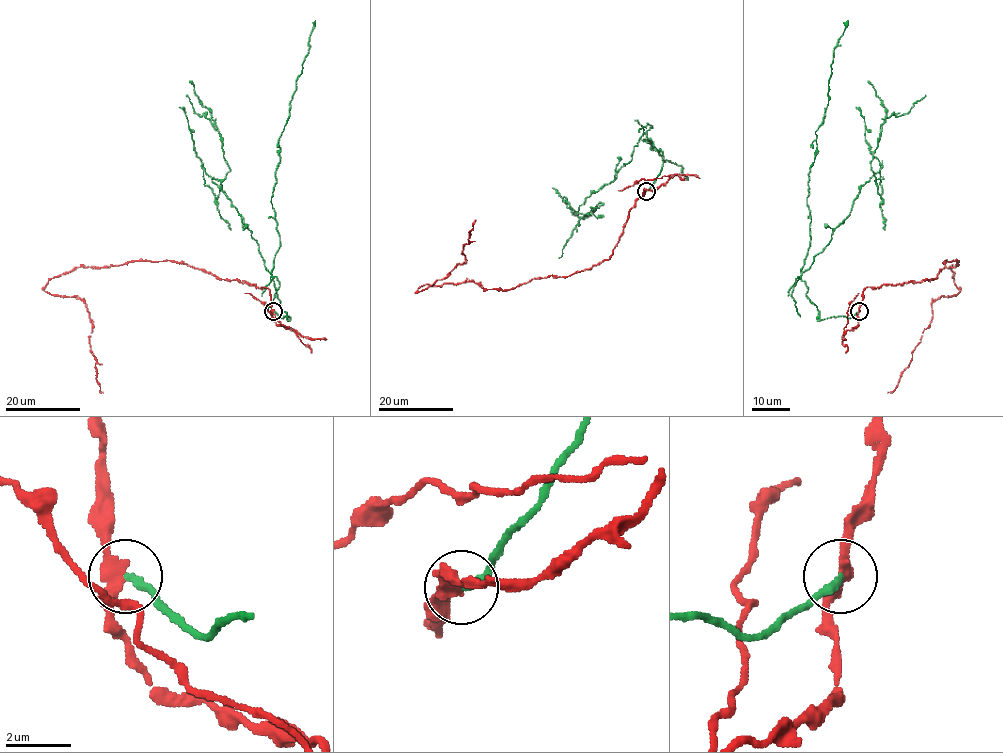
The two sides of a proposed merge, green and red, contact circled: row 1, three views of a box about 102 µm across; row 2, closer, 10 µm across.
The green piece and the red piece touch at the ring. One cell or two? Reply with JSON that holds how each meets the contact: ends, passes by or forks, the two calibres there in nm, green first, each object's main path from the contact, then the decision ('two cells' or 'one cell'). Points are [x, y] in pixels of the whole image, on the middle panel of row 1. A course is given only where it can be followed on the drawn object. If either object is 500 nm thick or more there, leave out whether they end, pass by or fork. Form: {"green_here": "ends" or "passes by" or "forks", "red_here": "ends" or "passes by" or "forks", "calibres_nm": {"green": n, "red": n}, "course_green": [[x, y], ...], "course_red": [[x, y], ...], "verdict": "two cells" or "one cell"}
{"green_here": "ends", "red_here": "passes by", "calibres_nm": {"green": 240, "red": 320}, "course_green": [[646, 190], [662, 151], [645, 133], [617, 176], [579, 206], [586, 214], [603, 203], [581, 218], [558, 258]], "course_red": [[646, 190], [613, 253], [583, 271], [510, 289], [473, 282], [424, 284], [417, 292], [464, 262], [476, 219]], "verdict": "two cells"}

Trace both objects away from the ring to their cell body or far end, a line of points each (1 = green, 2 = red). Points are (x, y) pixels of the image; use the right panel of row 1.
1: (858, 311), (819, 320), (801, 275), (880, 171), (881, 197), (871, 161), (882, 124), (926, 96)
2: (858, 311), (866, 287), (934, 279), (957, 261), (960, 290), (932, 303), (887, 393)

